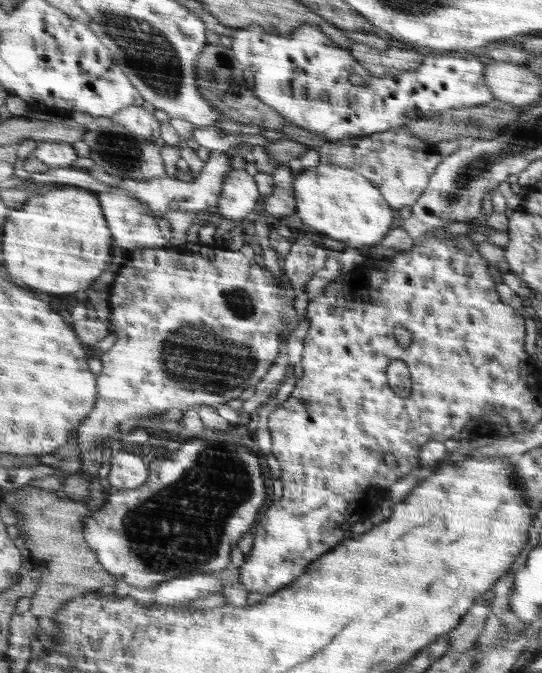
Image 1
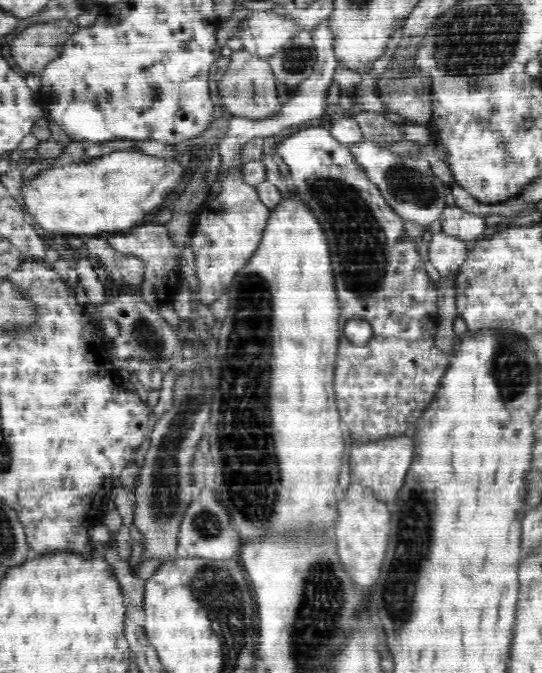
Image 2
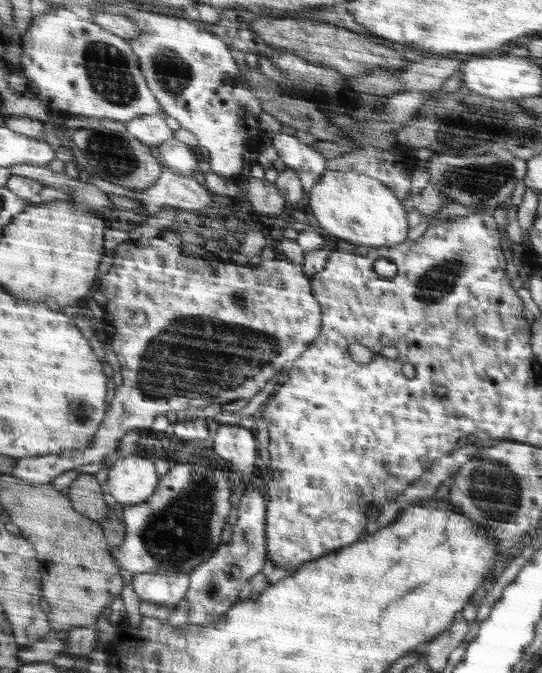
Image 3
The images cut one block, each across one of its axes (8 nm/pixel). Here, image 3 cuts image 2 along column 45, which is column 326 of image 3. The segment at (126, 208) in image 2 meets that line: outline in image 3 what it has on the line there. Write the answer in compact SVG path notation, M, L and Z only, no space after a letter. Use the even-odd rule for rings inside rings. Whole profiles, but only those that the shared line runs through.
M328 170L309 192L307 213L326 232L358 246L394 246L408 238L406 210L391 187L379 179L348 171Z

